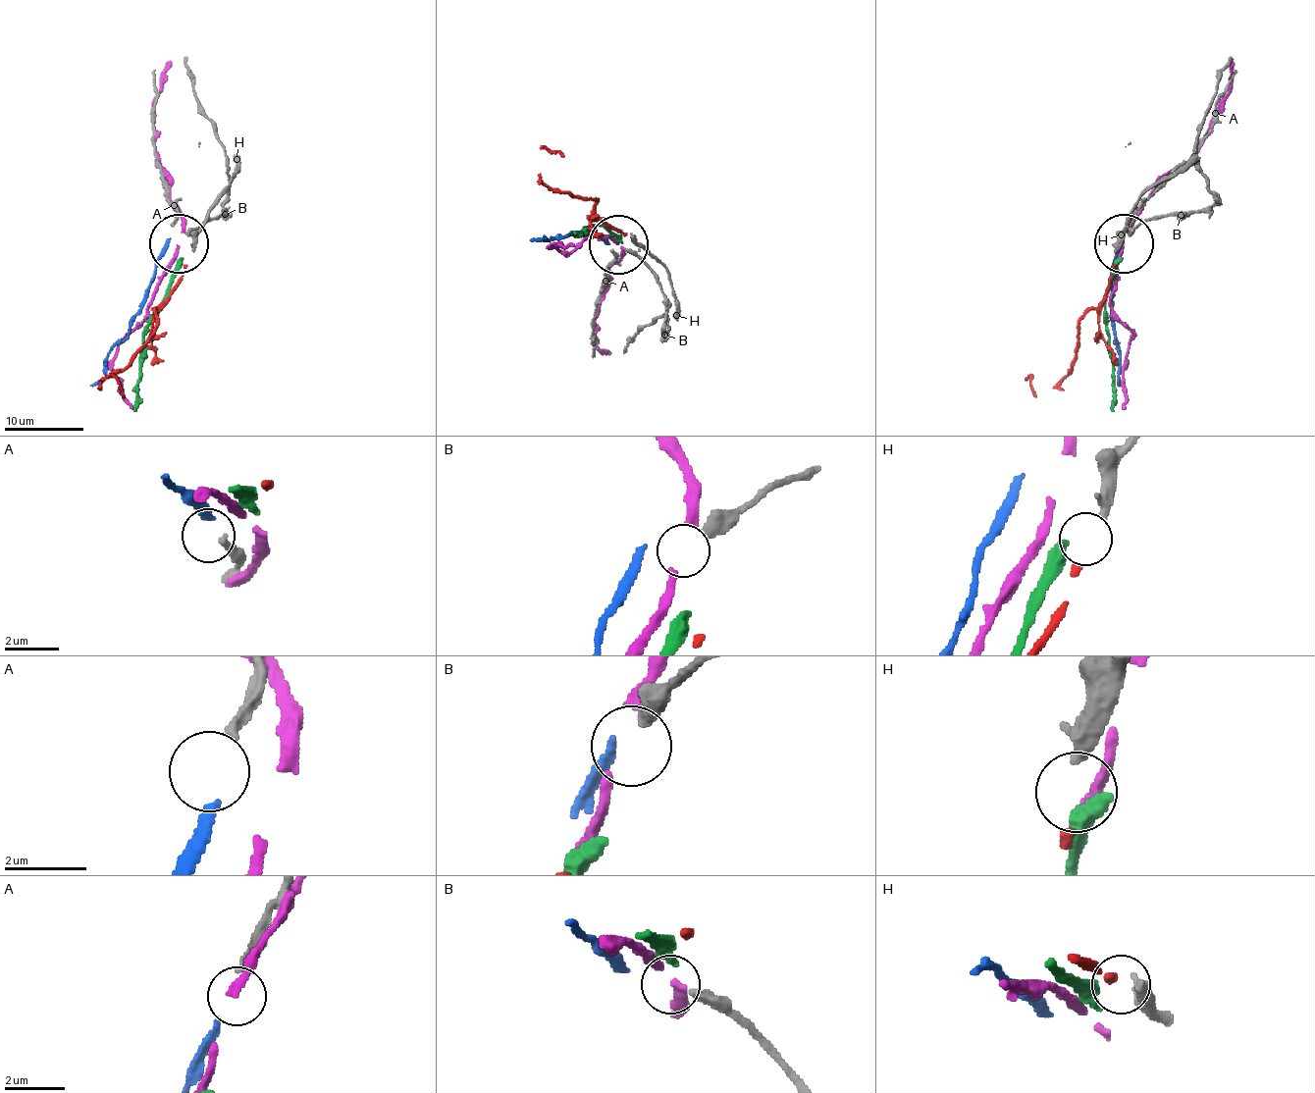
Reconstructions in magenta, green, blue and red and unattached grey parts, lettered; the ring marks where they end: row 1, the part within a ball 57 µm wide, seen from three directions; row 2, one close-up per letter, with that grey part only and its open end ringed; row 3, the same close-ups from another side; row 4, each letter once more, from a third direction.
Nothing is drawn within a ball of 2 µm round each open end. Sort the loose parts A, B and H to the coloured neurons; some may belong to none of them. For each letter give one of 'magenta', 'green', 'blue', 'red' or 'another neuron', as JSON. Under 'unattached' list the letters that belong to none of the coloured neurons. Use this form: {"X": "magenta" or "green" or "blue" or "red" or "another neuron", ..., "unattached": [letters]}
{"A": "blue", "B": "another neuron", "H": "another neuron", "unattached": ["B", "H"]}

